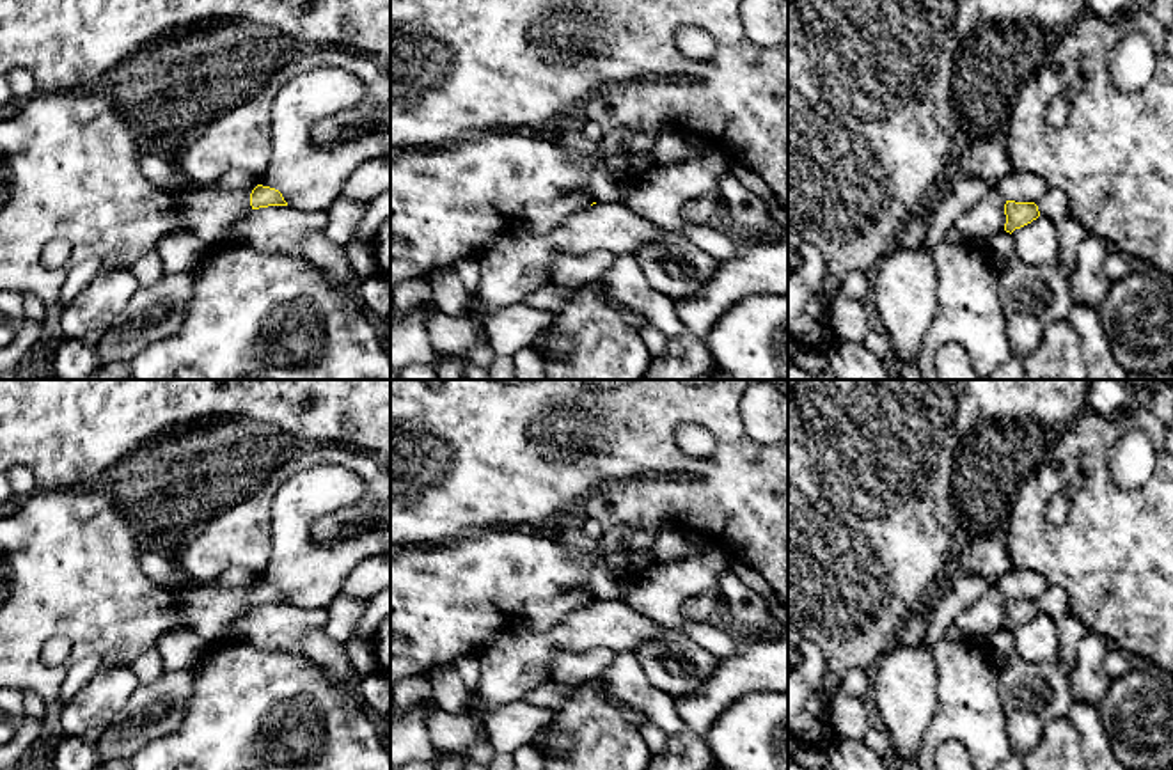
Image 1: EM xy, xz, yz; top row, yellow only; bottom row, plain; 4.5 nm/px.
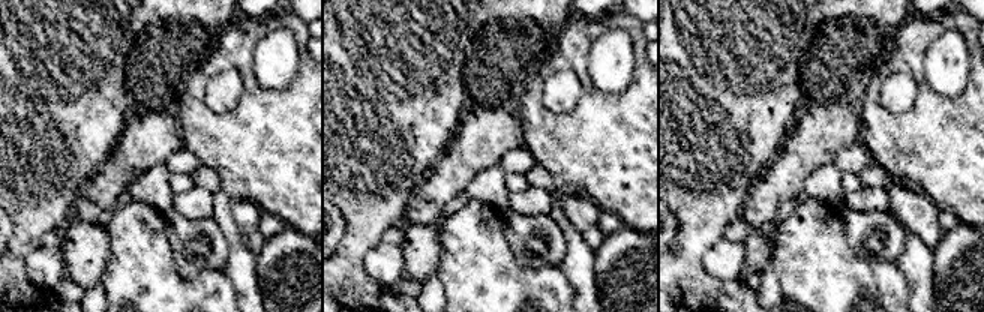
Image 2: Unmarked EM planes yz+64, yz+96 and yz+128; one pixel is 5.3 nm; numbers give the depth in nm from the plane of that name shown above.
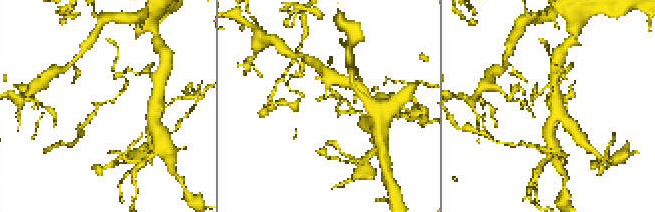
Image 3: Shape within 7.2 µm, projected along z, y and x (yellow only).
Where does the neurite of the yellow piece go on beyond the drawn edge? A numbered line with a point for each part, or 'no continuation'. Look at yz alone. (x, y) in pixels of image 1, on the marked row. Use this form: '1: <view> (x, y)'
1: yz (1037, 243)

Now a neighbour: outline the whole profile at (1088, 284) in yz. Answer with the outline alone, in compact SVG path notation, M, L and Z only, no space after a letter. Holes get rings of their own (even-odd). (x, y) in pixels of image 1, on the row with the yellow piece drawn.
M1088 234L1077 245L1077 270L1070 275L1070 296L1074 303L1098 307L1111 287L1111 279L1102 264L1109 245L1095 234Z

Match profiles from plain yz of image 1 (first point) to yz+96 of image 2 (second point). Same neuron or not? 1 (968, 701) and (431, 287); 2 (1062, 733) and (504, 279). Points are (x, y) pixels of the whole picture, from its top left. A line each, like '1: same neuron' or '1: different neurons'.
1: different neurons
2: same neuron

